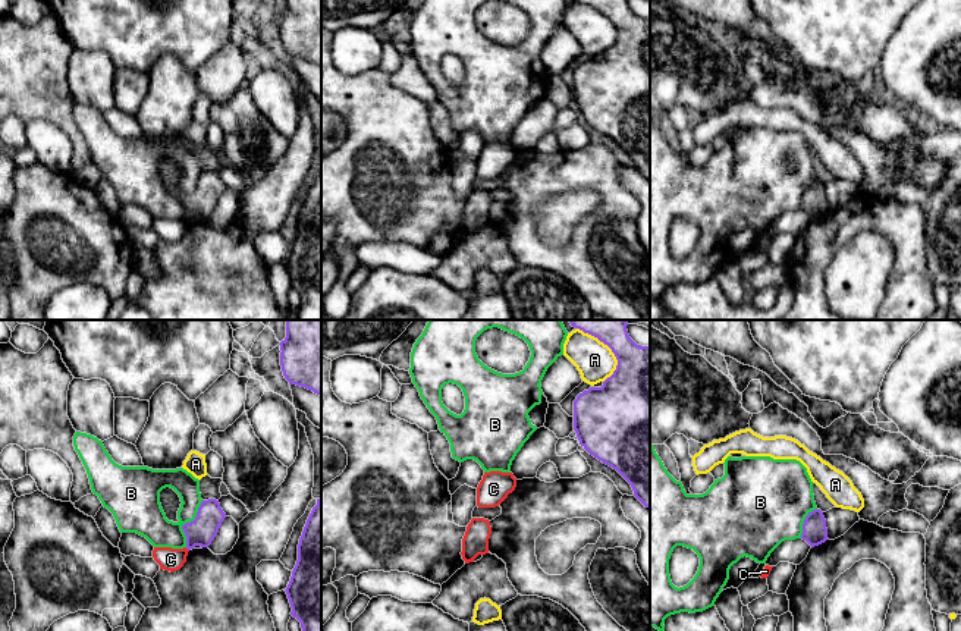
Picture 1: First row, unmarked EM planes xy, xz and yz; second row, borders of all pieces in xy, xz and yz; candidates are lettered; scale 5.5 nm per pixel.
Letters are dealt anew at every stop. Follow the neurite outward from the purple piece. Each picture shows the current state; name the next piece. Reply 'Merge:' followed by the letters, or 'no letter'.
Merge: no letter

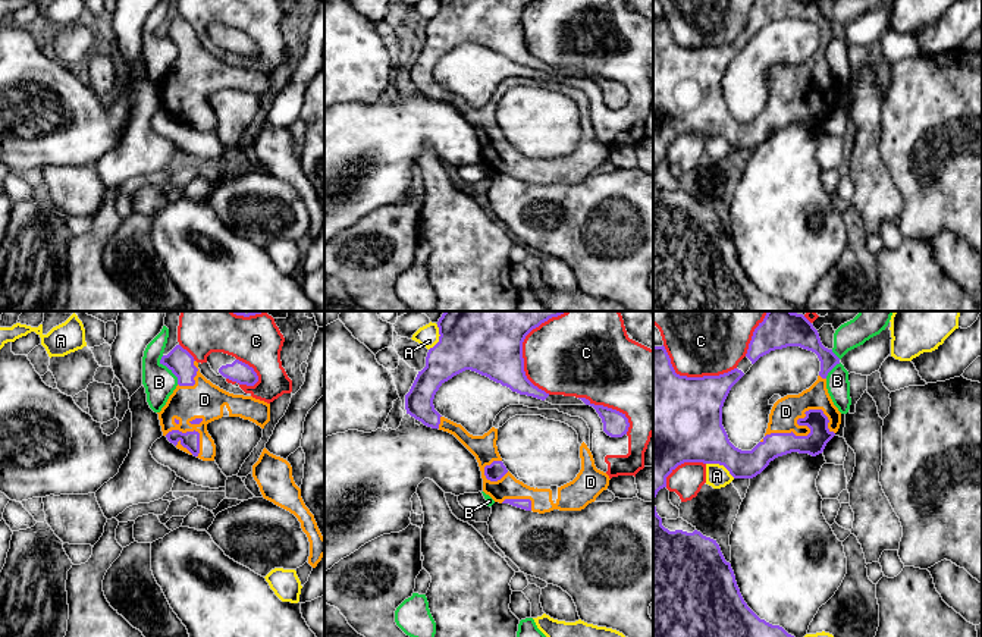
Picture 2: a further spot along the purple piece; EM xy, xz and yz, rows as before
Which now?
Merge: D

